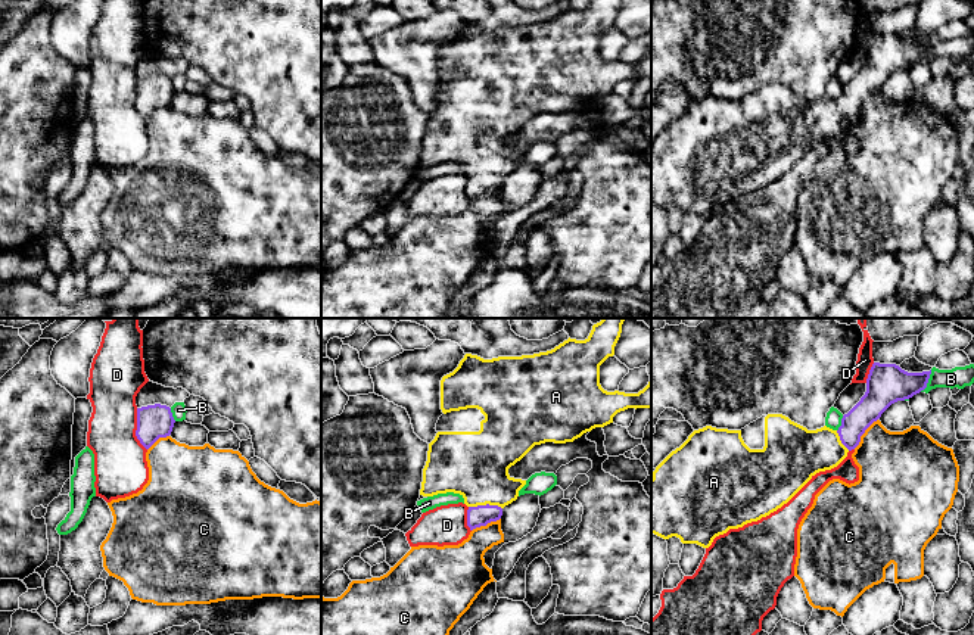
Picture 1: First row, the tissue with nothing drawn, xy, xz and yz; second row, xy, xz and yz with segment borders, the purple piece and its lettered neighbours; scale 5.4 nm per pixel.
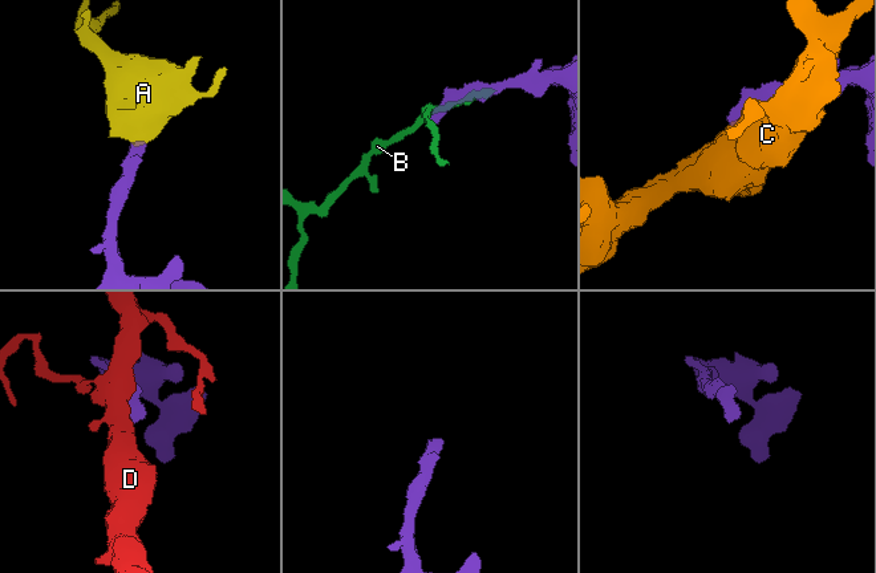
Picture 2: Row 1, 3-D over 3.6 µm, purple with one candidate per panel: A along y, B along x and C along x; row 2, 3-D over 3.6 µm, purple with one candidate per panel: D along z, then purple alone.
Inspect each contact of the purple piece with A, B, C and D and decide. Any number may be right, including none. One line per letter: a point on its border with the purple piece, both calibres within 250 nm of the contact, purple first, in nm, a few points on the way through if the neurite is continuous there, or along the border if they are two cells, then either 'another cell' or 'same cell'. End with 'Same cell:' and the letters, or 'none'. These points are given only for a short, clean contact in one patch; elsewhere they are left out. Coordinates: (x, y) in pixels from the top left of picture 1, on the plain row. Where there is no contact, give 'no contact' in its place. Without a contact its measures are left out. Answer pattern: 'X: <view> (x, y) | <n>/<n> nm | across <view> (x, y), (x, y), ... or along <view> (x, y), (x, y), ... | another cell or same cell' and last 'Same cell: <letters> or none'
A: xz (485, 176) | 110/360 nm | across xz (478, 186), (485, 176), (485, 153), (475, 134) | same cell
B: yz (927, 52) | 220/120 nm | another cell
C: yz (864, 102) | 180/380 nm | another cell
D: xy (137, 99) | 190/280 nm | another cell
Same cell: A

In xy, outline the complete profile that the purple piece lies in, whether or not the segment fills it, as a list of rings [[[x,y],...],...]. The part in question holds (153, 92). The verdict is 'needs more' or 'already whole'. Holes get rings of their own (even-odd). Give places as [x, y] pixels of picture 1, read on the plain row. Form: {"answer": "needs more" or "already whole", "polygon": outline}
{"answer": "already whole", "polygon": [[[155,74],[137,78],[136,106],[149,119],[159,108],[171,105],[174,93],[171,78],[167,75]]]}

